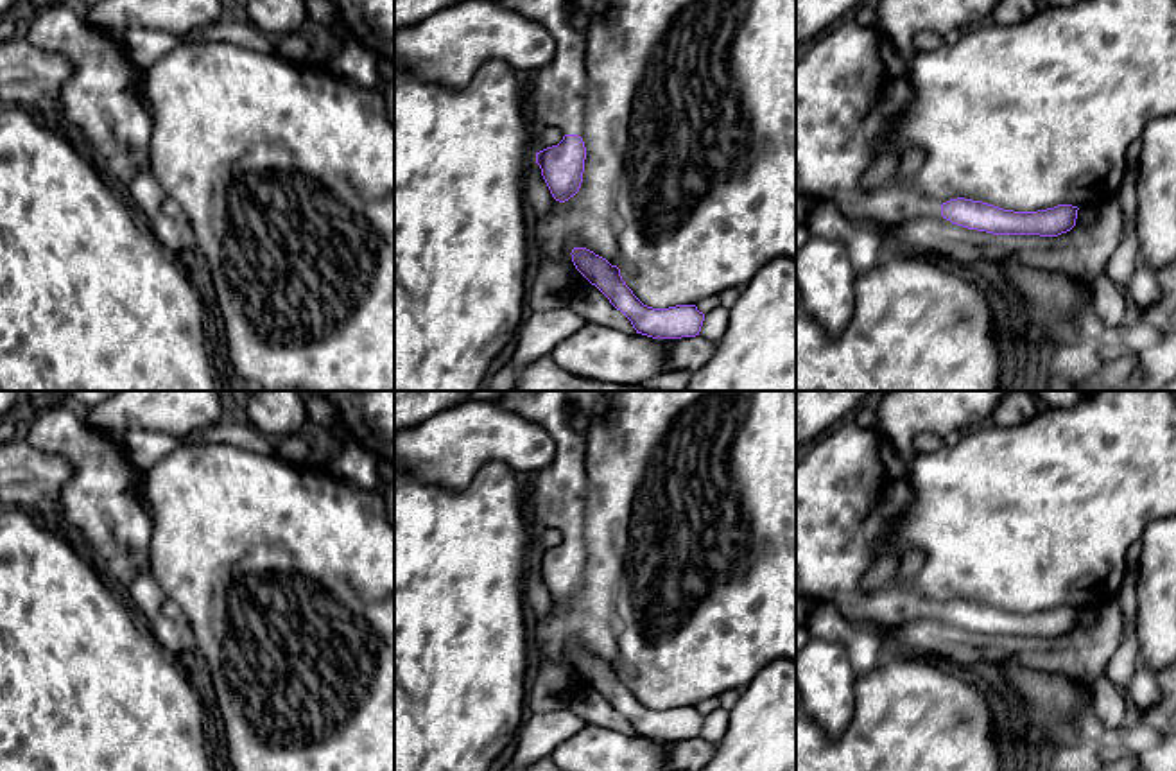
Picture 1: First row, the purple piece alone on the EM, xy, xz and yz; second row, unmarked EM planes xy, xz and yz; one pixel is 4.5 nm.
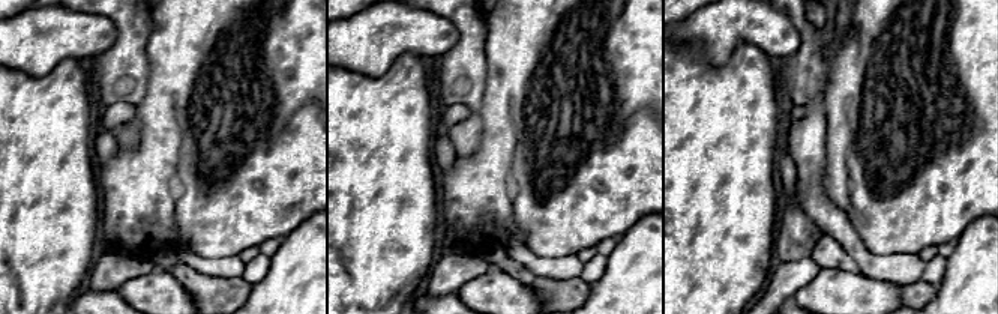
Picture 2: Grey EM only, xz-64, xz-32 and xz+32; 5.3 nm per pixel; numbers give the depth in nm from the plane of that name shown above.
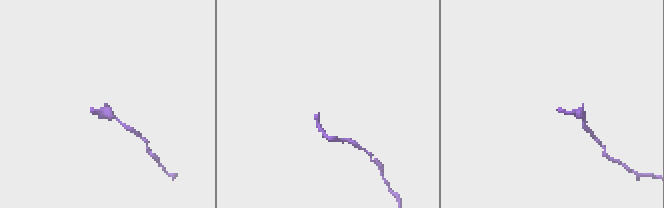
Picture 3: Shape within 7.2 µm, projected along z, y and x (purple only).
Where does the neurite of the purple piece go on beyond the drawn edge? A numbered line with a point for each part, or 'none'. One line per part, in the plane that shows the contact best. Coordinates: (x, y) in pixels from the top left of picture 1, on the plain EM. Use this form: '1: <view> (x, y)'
1: xz (556, 493)

